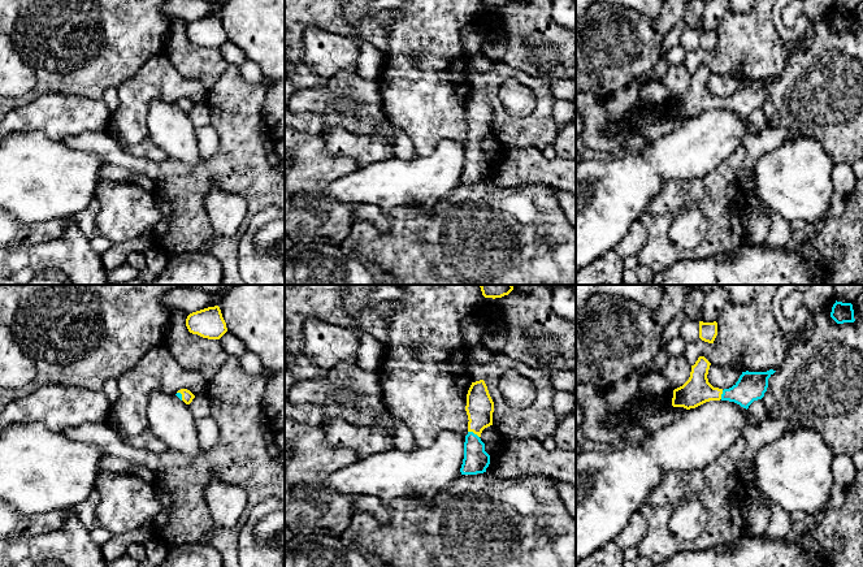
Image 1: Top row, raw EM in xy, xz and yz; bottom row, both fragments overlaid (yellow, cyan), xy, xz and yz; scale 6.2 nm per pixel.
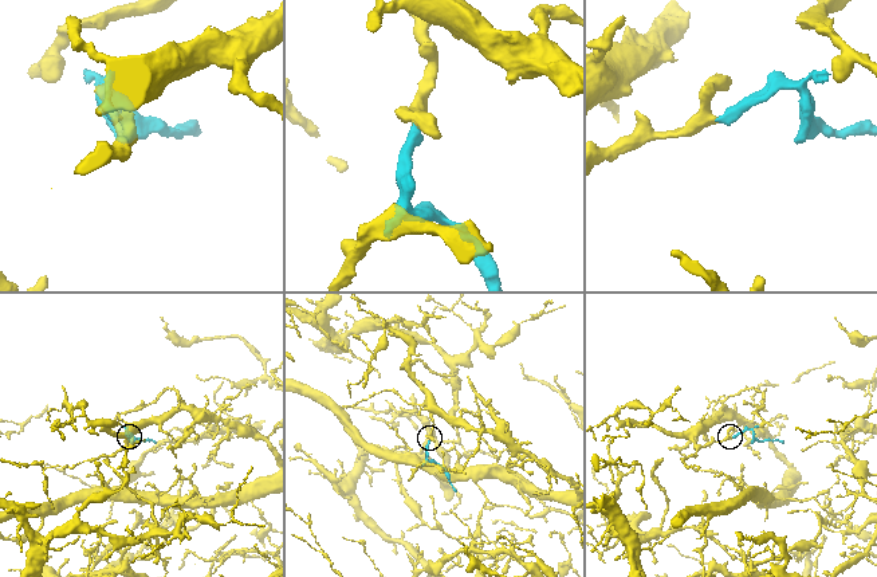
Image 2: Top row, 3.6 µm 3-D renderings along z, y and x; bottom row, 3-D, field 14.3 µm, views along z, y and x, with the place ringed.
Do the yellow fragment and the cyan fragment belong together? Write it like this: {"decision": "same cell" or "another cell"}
{"decision": "same cell"}

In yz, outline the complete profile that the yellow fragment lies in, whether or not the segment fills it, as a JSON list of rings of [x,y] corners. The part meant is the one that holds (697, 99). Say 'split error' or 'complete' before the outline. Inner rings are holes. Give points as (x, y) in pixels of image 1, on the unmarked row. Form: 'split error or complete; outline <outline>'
split error; outline [[[699,65],[694,74],[689,88],[680,96],[673,99],[672,114],[684,116],[686,118],[695,117],[710,109],[729,109],[743,117],[764,105],[768,96],[768,87],[776,81],[742,81],[738,90],[729,98],[714,96],[707,87],[711,72]]]

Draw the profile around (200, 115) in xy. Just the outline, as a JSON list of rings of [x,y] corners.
[[[205,103],[195,105],[188,116],[196,129],[211,124],[211,111]]]

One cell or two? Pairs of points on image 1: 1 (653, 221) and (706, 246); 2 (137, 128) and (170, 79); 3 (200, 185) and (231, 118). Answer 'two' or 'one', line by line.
1: one
2: one
3: one

